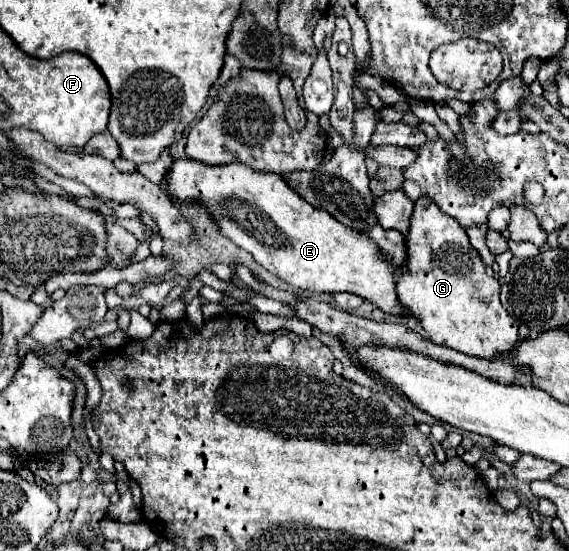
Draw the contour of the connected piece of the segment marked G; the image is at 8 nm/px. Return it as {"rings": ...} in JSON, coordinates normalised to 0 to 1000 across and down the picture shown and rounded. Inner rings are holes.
{"rings":[[[743,359],[729,370],[729,388],[722,396],[722,414],[712,425],[712,454],[715,468],[701,483],[705,497],[698,497],[698,544],[705,555],[712,555],[726,577],[743,592],[743,599],[754,606],[761,624],[796,632],[803,639],[856,650],[866,653],[873,642],[888,646],[902,621],[909,621],[909,588],[891,570],[877,544],[877,512],[873,505],[863,505],[856,497],[852,479],[842,468],[842,457],[824,443],[824,432],[817,417],[786,388],[779,388],[764,367],[754,359]]]}

